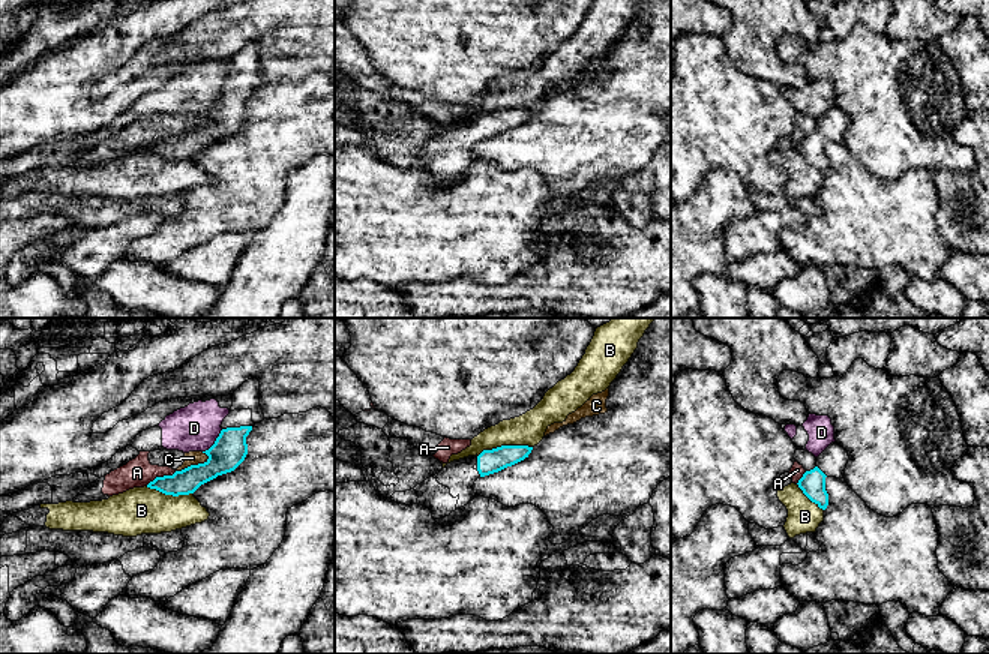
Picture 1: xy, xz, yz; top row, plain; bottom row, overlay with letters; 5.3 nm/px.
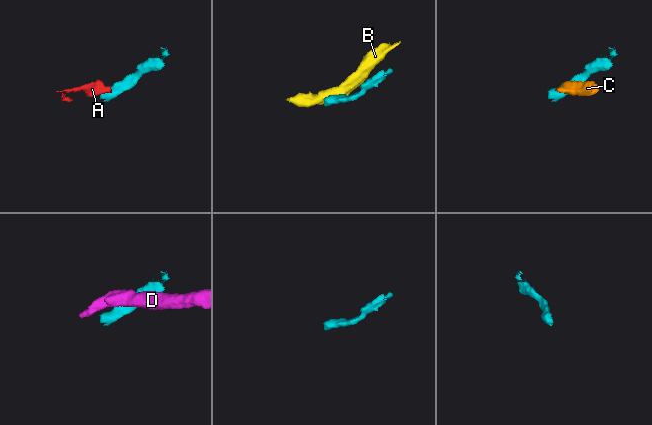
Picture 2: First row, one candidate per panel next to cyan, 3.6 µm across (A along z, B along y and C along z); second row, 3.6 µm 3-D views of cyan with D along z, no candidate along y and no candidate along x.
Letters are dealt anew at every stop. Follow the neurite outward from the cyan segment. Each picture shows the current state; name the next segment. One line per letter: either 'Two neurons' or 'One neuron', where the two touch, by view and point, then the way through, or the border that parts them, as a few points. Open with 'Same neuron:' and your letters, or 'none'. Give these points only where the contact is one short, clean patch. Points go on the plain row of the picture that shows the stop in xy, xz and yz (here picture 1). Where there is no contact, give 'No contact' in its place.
Same neuron: none
A: Two neurons. Touches cyan at xy (161, 141). Boundary: xy (176, 135), (167, 140), (156, 140), (146, 149)
B: Two neurons. Touches cyan at xz (505, 110). Boundary: xz (532, 110), (497, 110), (485, 113), (477, 120)
C: Two neurons. Touches cyan at xy (192, 129). Boundary: xy (209, 120), (203, 126), (191, 128), (176, 135)
D: Two neurons. Touches cyan at xy (215, 105)

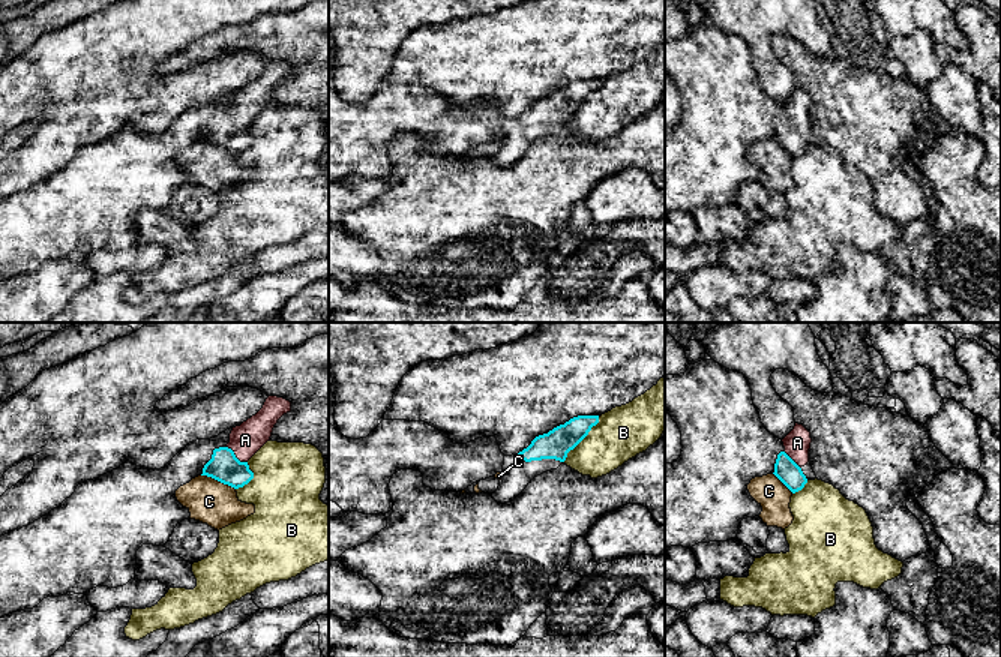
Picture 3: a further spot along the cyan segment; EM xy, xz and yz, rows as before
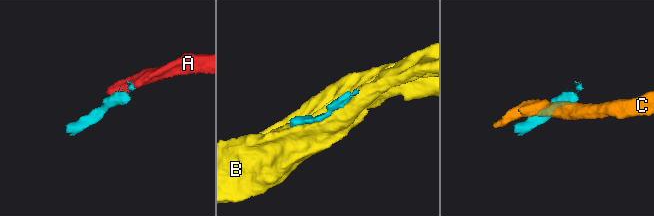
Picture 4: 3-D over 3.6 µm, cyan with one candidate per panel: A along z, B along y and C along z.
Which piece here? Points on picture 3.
Same neuron: A
A: One neuron. Touches cyan at xy (234, 120). Path across: xy (224, 131), (234, 120), (245, 104)
B: Two neurons. Touches cyan at xz (581, 104)
C: Two neurons. Touches cyan at xy (218, 144)

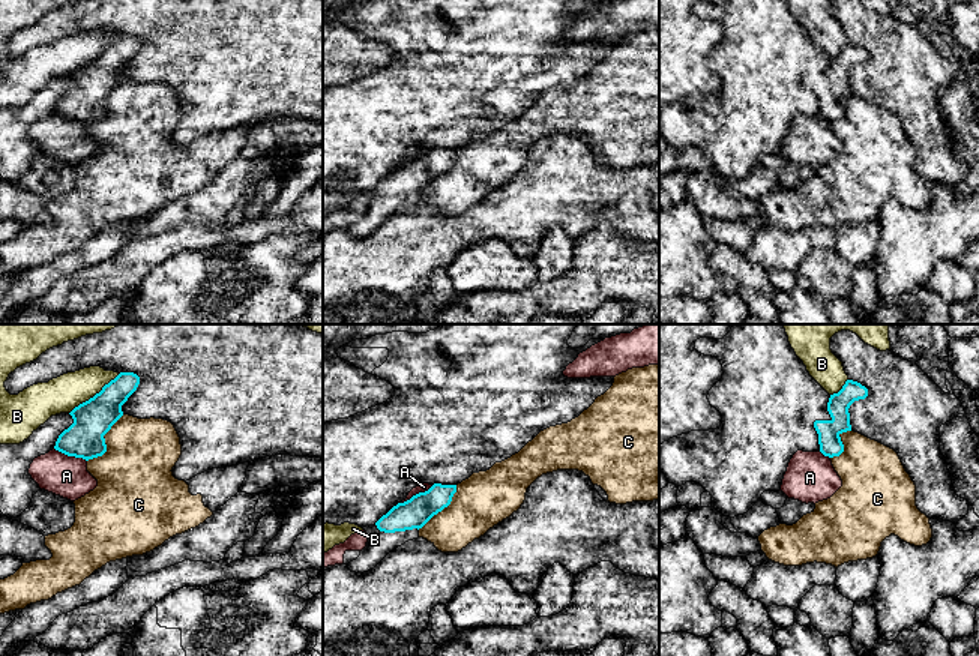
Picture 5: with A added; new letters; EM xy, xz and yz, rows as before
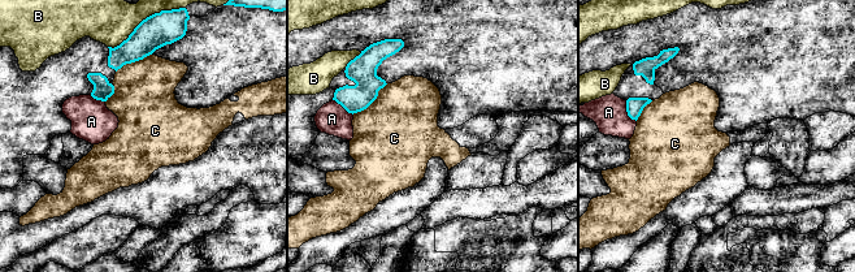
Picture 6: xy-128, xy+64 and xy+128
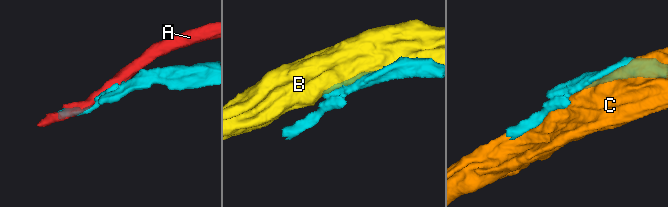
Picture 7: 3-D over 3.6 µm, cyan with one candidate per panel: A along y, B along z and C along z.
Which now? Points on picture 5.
Same neuron: none
A: Two neurons. Touches cyan at xy (71, 119)
B: Two neurons. Touches cyan at xy (95, 59)
C: Two neurons. Touches cyan at xy (104, 105)

